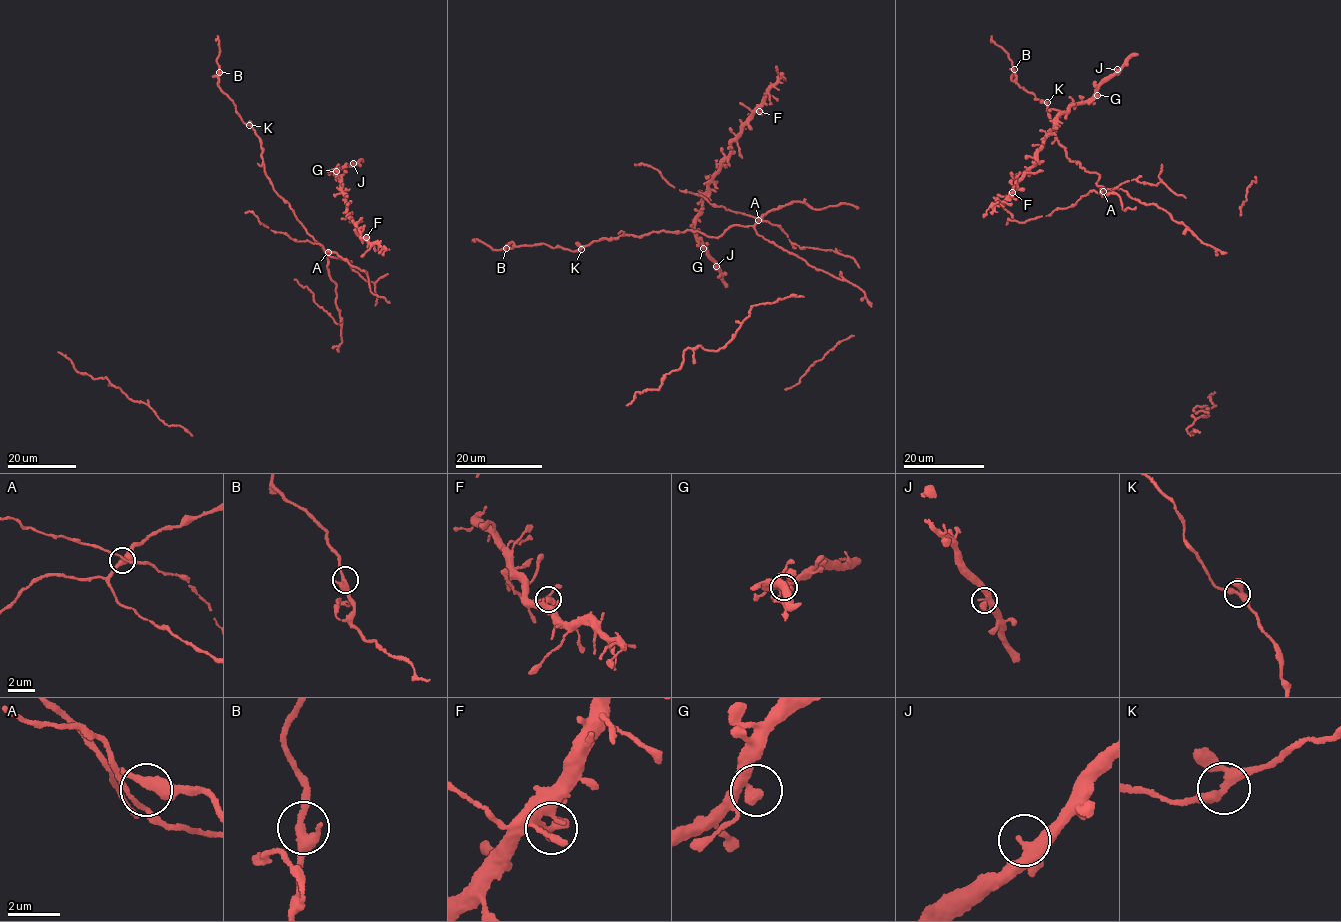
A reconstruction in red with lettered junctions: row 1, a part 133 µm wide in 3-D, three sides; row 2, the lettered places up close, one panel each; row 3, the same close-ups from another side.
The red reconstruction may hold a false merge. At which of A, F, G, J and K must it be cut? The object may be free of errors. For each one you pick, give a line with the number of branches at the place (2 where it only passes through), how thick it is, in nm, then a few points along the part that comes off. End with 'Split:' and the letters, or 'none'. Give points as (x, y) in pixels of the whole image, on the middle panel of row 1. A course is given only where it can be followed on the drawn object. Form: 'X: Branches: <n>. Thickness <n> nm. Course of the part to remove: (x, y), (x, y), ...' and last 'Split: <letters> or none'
Split: none

